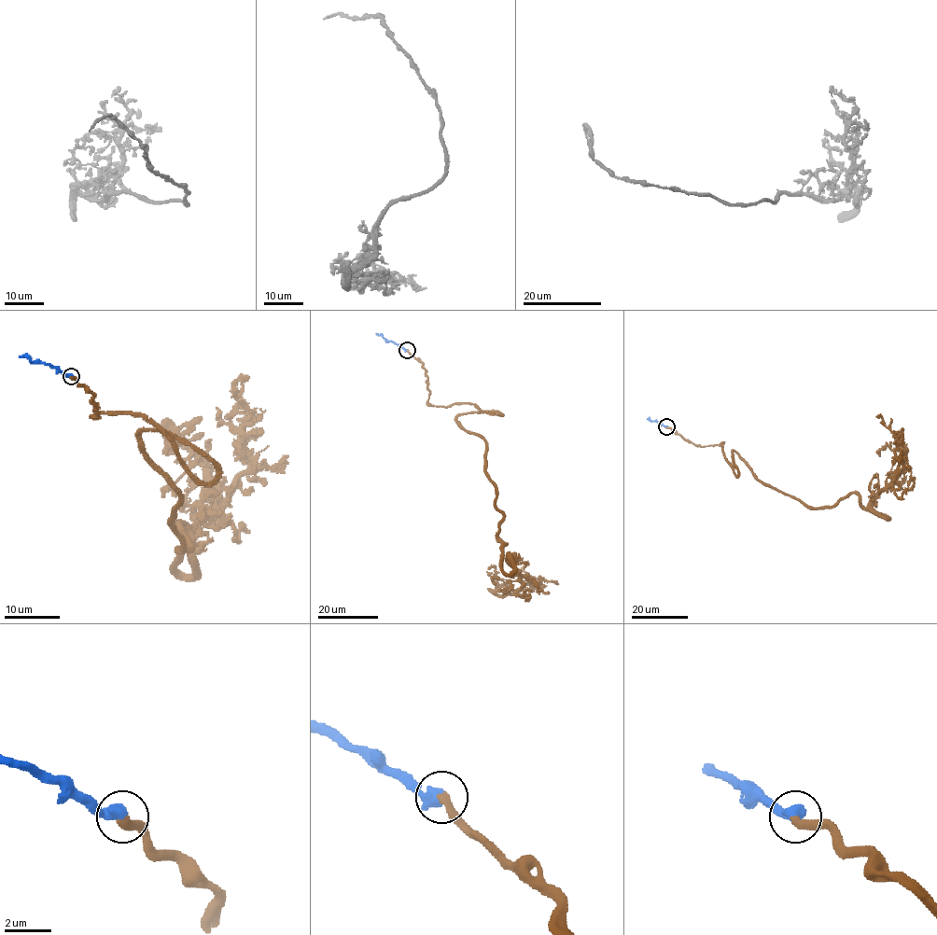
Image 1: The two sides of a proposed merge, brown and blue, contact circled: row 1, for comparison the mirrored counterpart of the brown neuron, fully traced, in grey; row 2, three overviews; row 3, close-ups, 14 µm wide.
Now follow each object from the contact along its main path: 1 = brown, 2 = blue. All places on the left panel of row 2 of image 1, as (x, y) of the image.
1: (71, 376), (92, 416), (216, 467), (139, 434), (188, 576), (249, 465), (249, 376)
2: (71, 376), (65, 376), (61, 370), (45, 363), (33, 363), (28, 357), (19, 357)

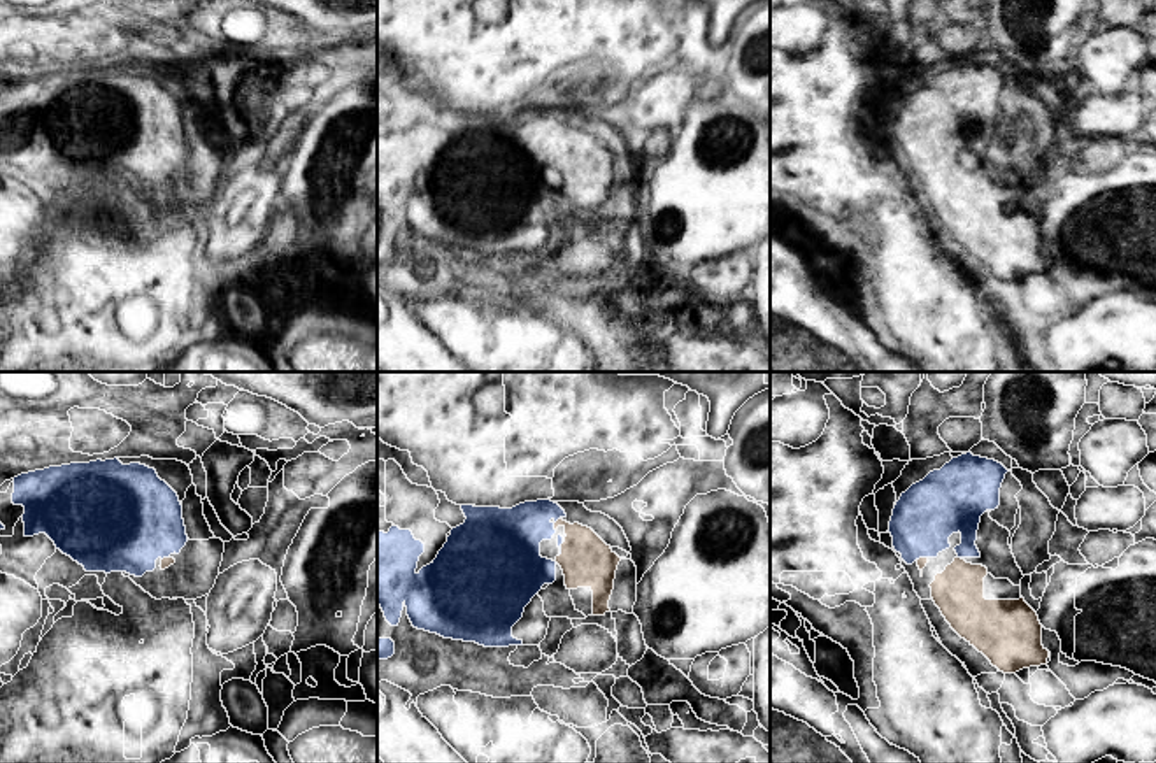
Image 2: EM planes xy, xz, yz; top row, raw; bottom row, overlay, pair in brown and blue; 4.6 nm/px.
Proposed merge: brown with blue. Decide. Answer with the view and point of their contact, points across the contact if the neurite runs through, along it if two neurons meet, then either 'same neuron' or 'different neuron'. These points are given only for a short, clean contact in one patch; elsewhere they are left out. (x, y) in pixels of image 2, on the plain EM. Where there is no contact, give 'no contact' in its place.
xz (555, 132) | across xz (586, 167), (581, 148), (555, 132), (521, 135), (504, 151) | same neuron

